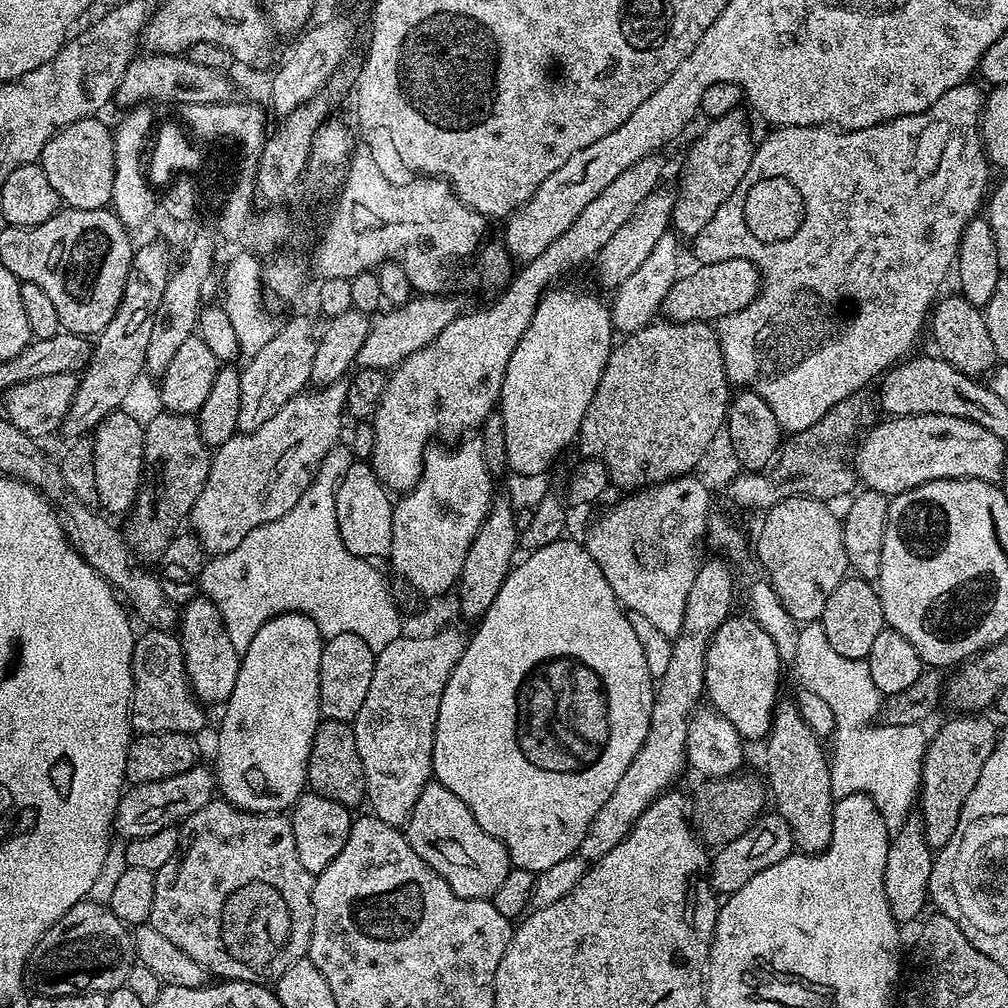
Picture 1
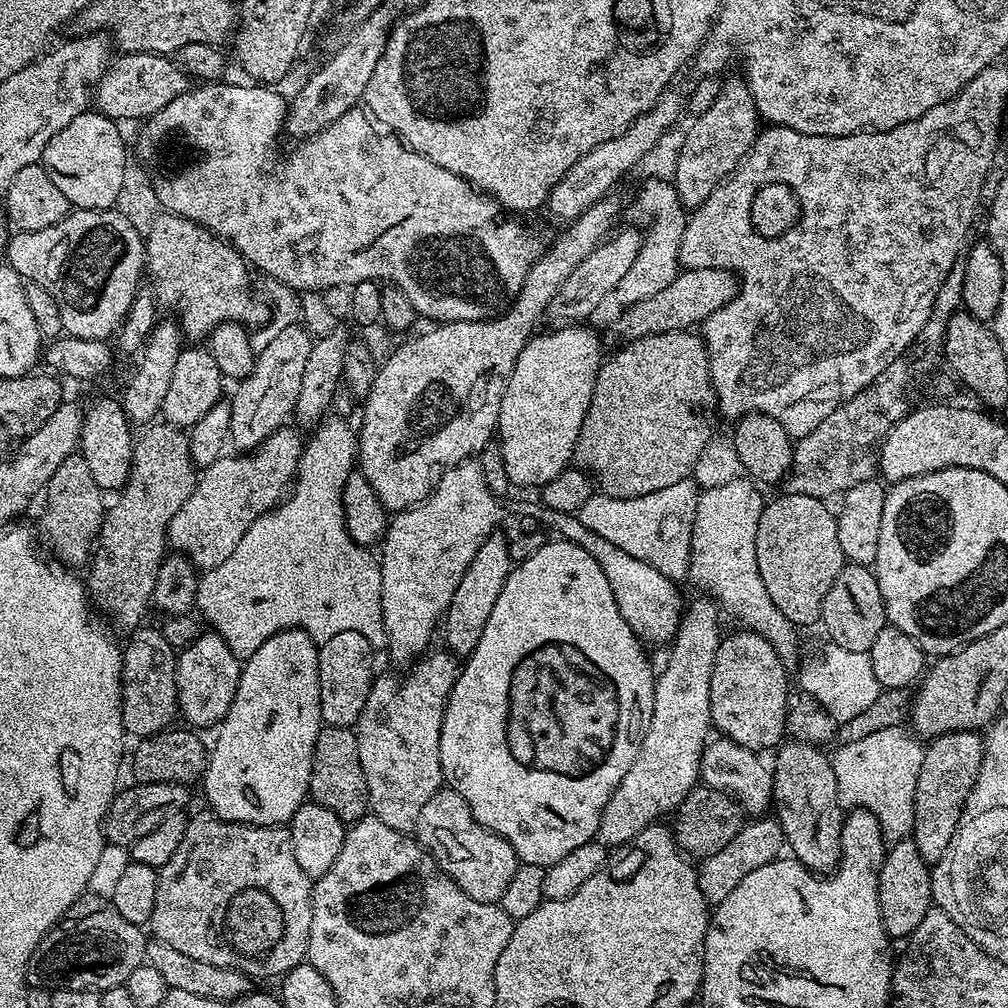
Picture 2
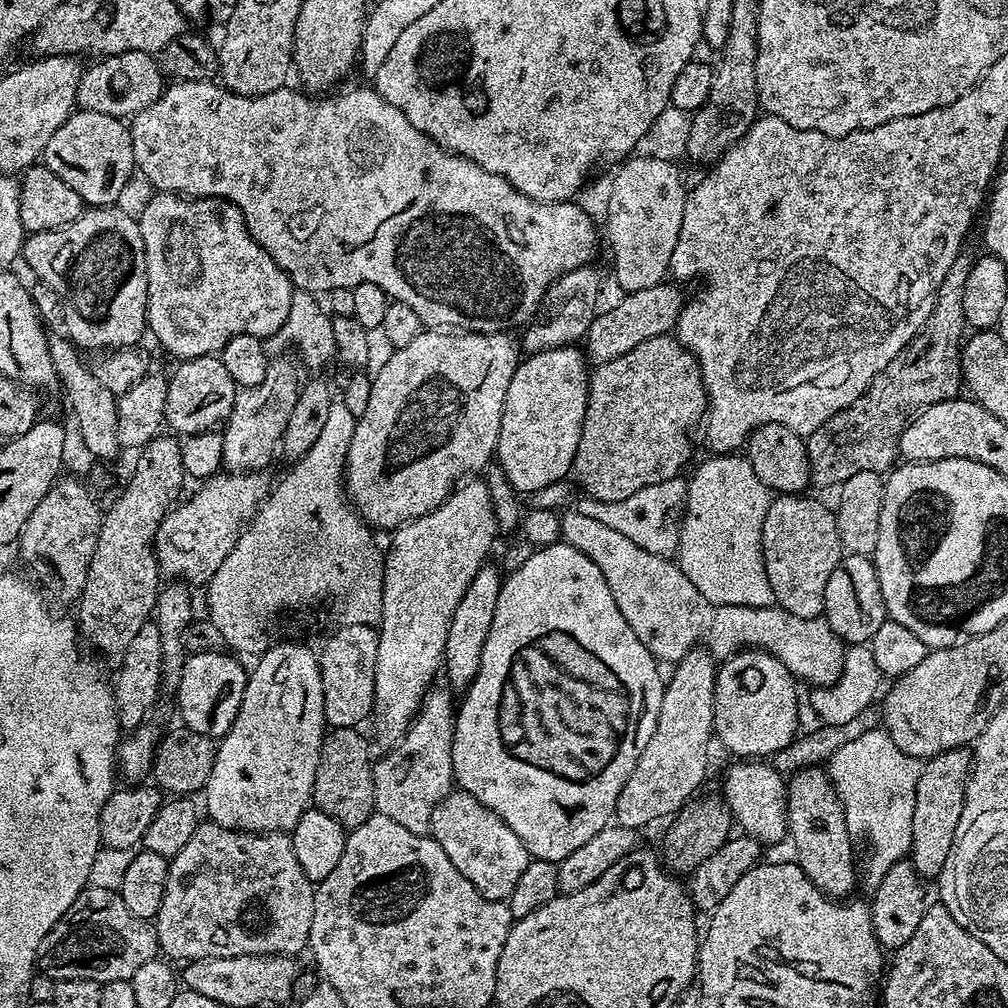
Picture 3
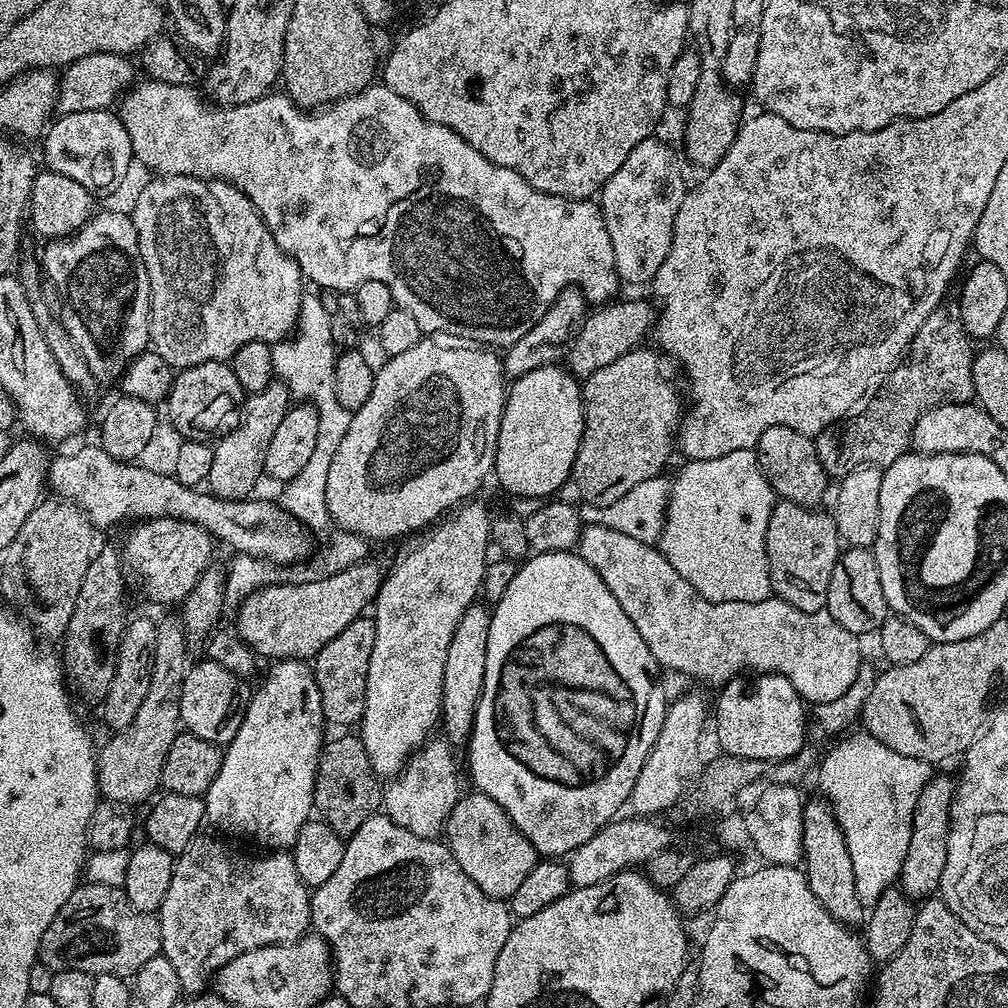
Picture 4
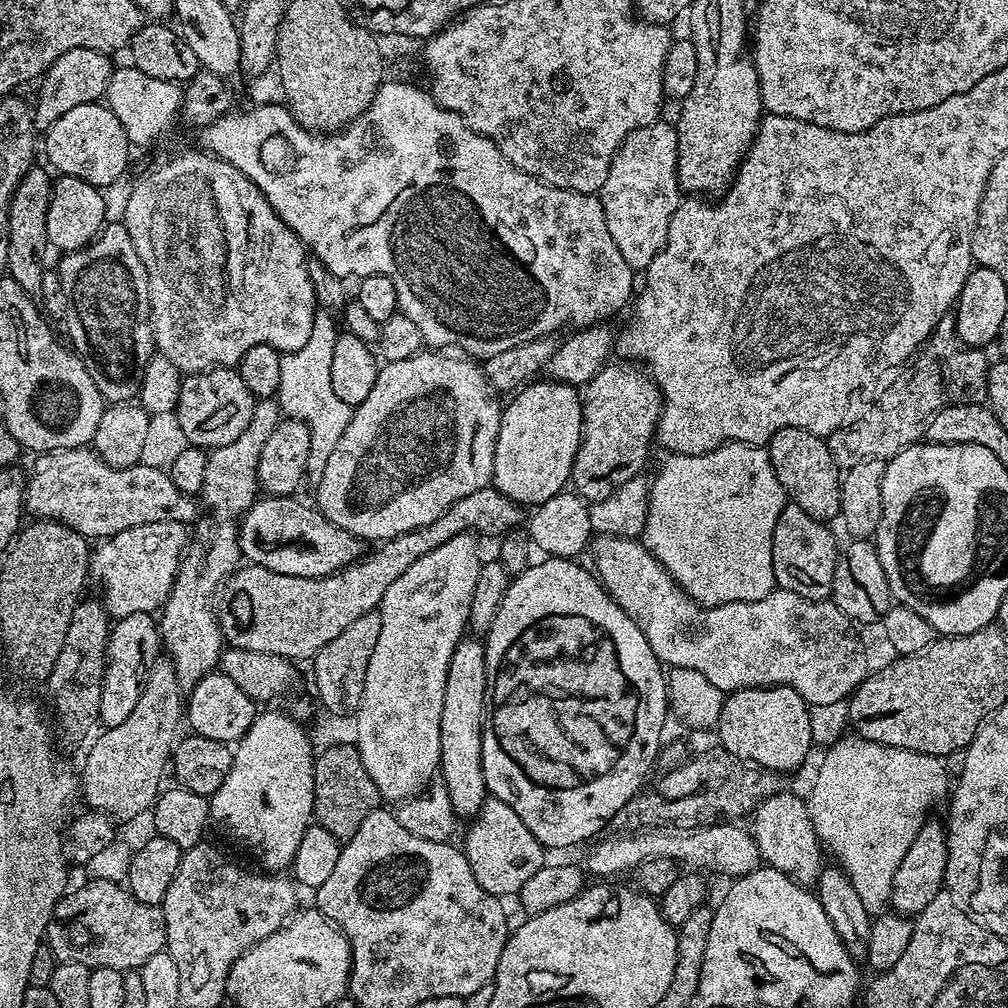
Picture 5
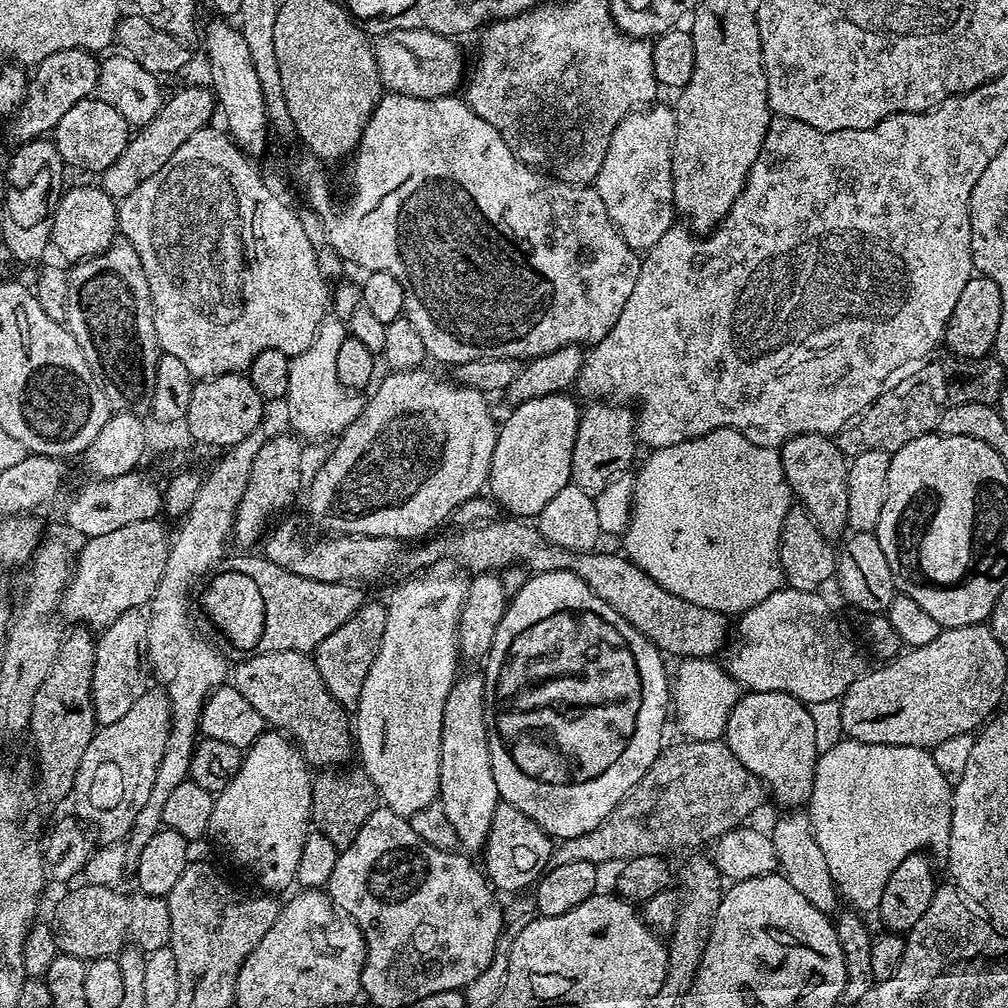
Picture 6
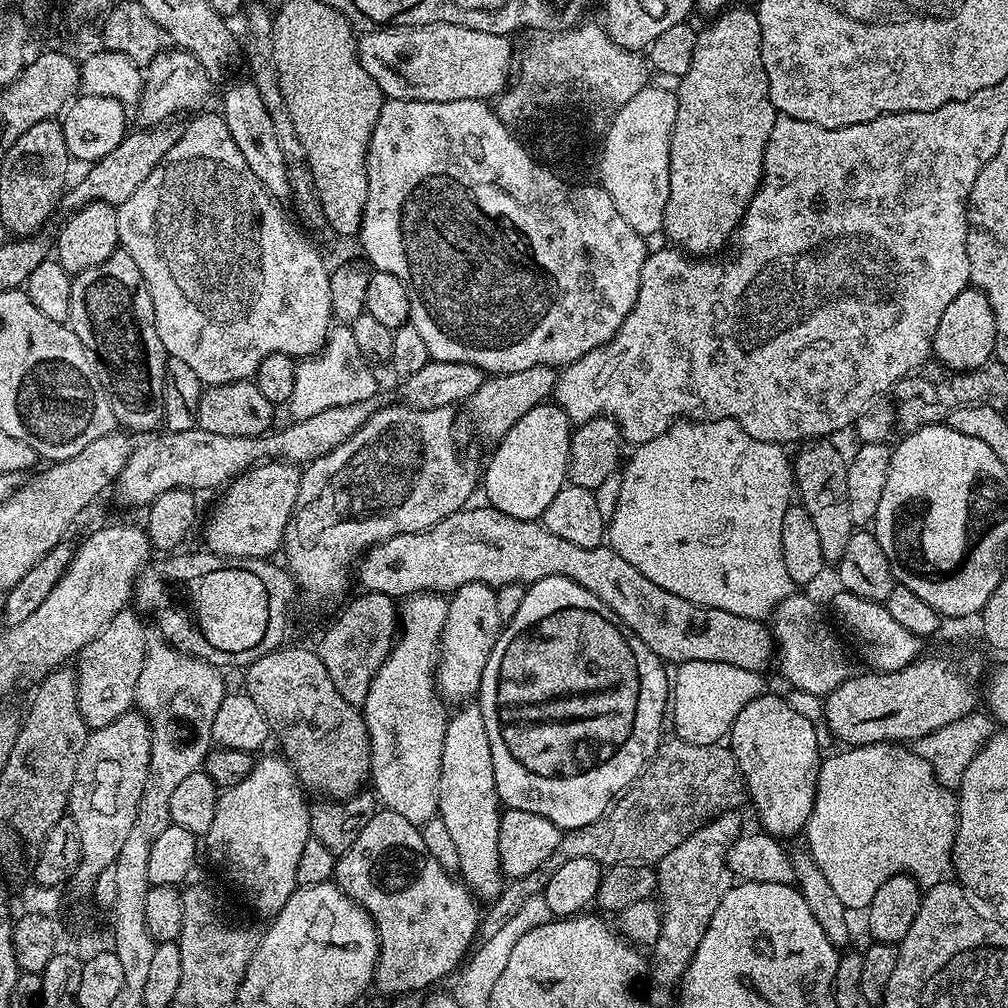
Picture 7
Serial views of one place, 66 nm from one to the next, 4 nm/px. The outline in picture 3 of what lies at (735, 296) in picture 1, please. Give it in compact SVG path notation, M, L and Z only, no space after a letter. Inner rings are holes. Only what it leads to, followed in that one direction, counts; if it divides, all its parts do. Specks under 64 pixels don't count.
M672 282L655 284L650 286L650 290L638 290L627 293L617 302L613 308L601 311L590 322L590 330L584 337L582 344L586 349L586 356L593 365L614 362L614 358L622 358L629 350L634 350L634 346L639 346L641 342L646 342L650 338L667 336L675 329L680 311L686 303L686 296L683 296Z

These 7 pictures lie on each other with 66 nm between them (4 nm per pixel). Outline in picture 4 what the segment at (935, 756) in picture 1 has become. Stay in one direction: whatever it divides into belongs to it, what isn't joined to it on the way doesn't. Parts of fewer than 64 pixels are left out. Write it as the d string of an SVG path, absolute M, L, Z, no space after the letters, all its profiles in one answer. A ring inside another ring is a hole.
M933 775L922 790L918 806L912 819L912 833L905 860L900 866L898 887L913 902L923 902L935 897L940 890L942 870L946 870L946 846L950 834L950 810L952 798L956 794L956 784L948 776Z

